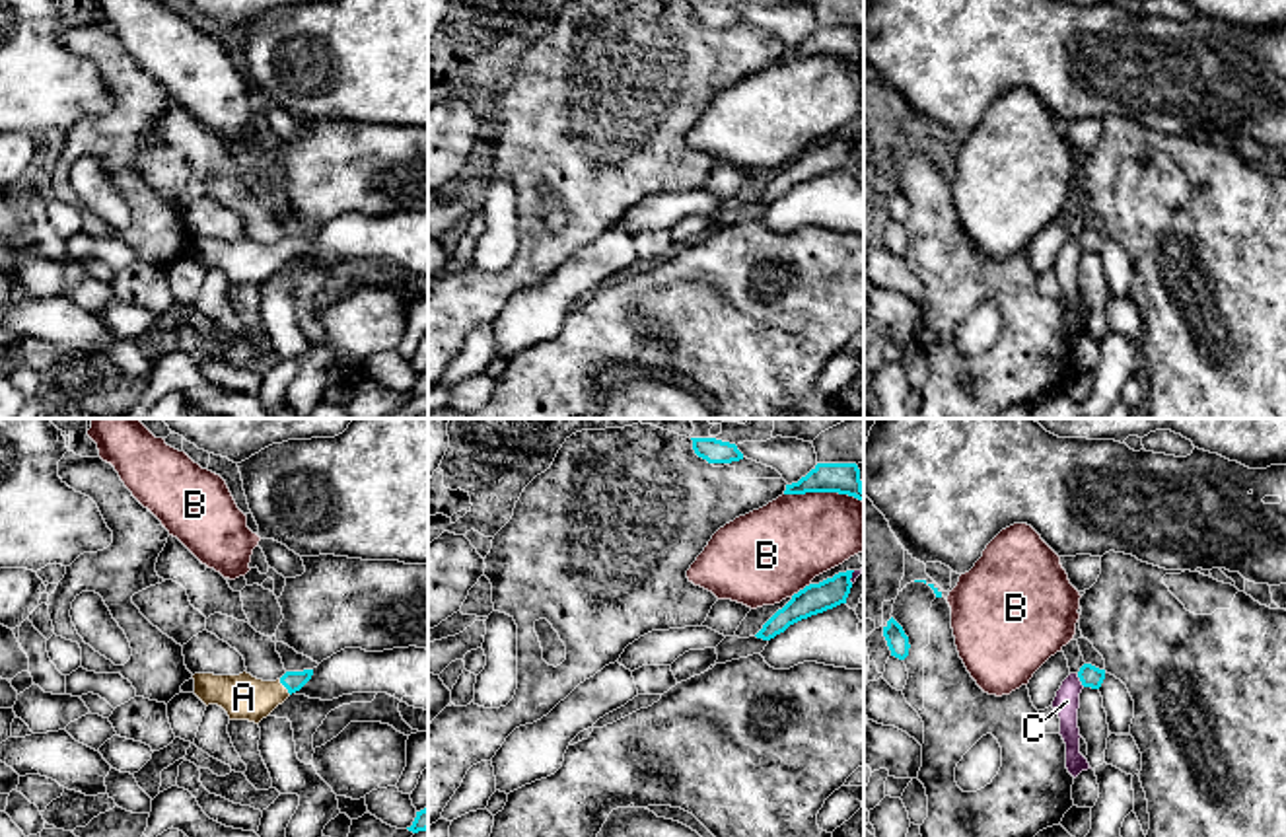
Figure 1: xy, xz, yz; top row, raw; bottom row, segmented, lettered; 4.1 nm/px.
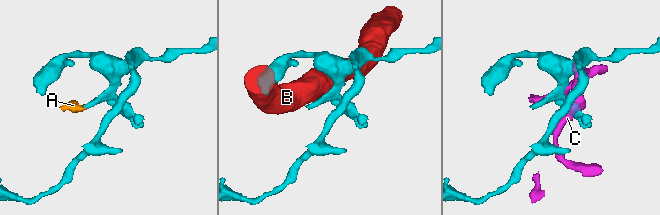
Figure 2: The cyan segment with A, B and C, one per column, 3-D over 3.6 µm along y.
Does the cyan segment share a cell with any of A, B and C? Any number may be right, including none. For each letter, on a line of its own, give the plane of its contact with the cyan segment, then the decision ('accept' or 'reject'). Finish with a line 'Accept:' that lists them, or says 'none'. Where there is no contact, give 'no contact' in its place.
A: xy | accept
B: xz | reject
C: yz | reject
Accept: A

